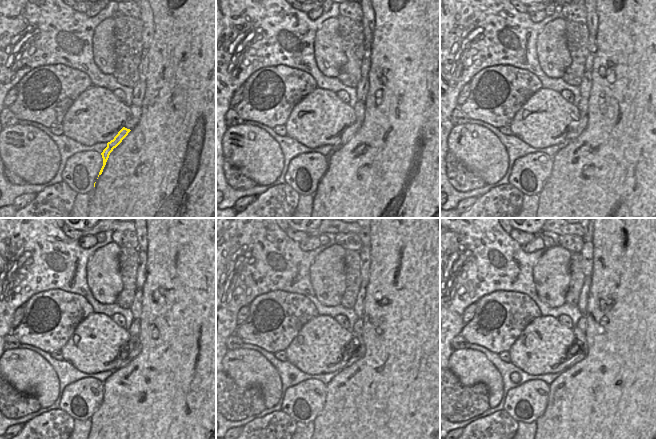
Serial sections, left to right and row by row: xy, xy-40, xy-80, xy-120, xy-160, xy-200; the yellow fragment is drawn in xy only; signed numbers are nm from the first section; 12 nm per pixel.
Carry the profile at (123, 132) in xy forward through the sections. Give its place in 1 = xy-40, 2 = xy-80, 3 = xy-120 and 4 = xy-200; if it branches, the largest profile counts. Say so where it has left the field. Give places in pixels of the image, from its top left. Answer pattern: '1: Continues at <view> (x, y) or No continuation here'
1: Continues at xy-40 (353, 128)
2: Continues at xy-80 (576, 130)
3: Continues at xy-120 (133, 346)
4: Continues at xy-200 (579, 336)

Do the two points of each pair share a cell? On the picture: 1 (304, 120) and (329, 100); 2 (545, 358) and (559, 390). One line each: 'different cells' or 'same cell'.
1: same cell
2: different cells

